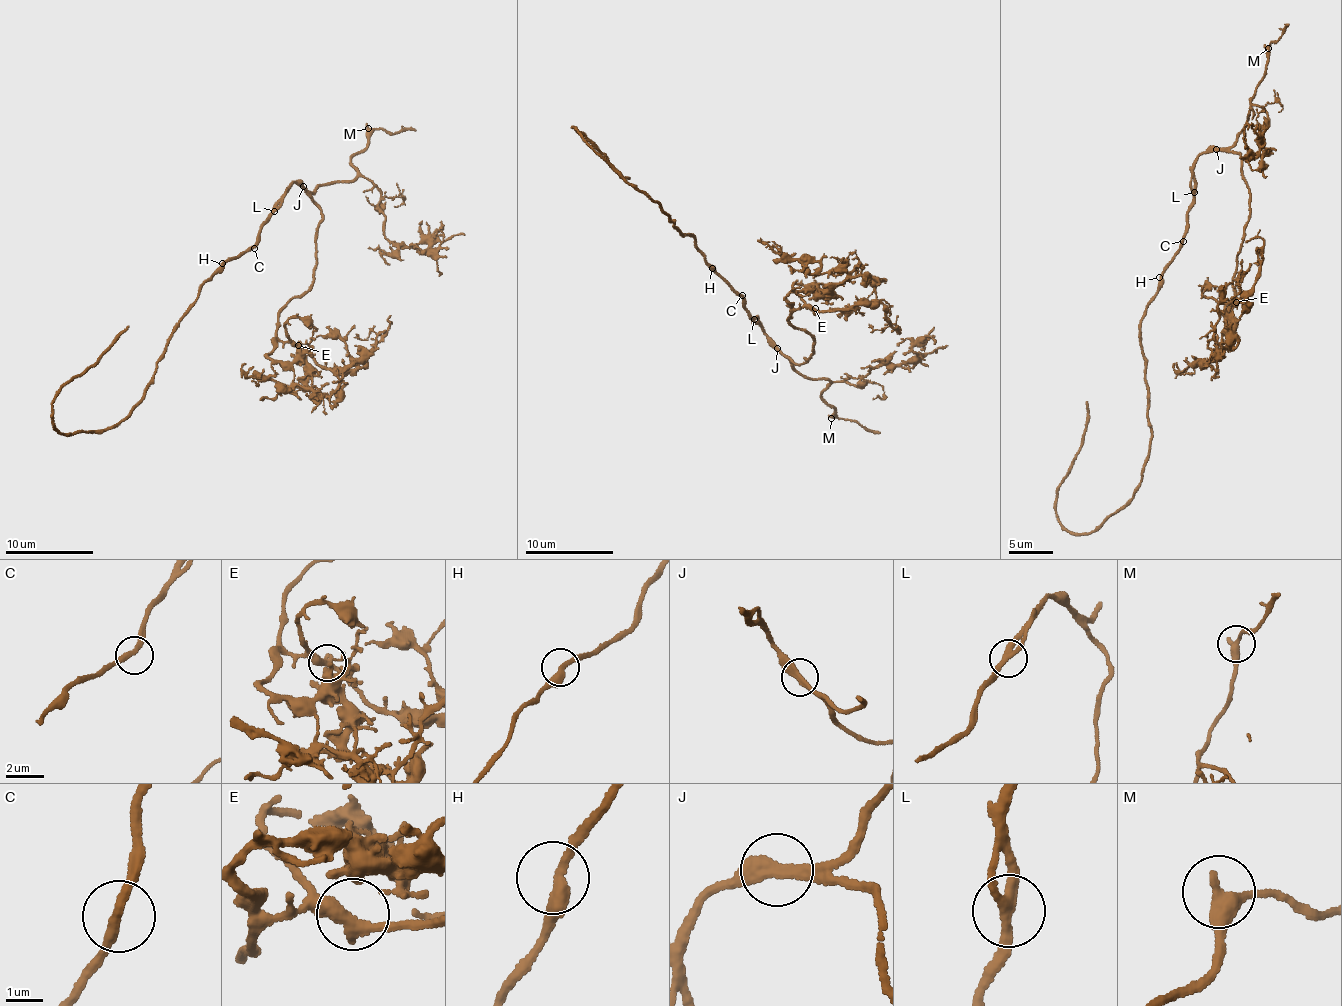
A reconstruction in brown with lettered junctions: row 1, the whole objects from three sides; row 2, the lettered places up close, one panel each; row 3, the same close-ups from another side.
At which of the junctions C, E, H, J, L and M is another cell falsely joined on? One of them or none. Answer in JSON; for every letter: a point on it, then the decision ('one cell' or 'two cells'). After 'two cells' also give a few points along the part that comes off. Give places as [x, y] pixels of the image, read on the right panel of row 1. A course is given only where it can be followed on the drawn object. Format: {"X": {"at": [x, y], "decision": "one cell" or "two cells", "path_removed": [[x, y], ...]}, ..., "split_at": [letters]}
{"C": {"at": [1183, 241], "decision": "one cell"}, "E": {"at": [1236, 302], "decision": "one cell"}, "H": {"at": [1159, 277], "decision": "one cell"}, "J": {"at": [1216, 149], "decision": "one cell"}, "L": {"at": [1194, 192], "decision": "one cell"}, "M": {"at": [1268, 48], "decision": "one cell"}, "split_at": []}

